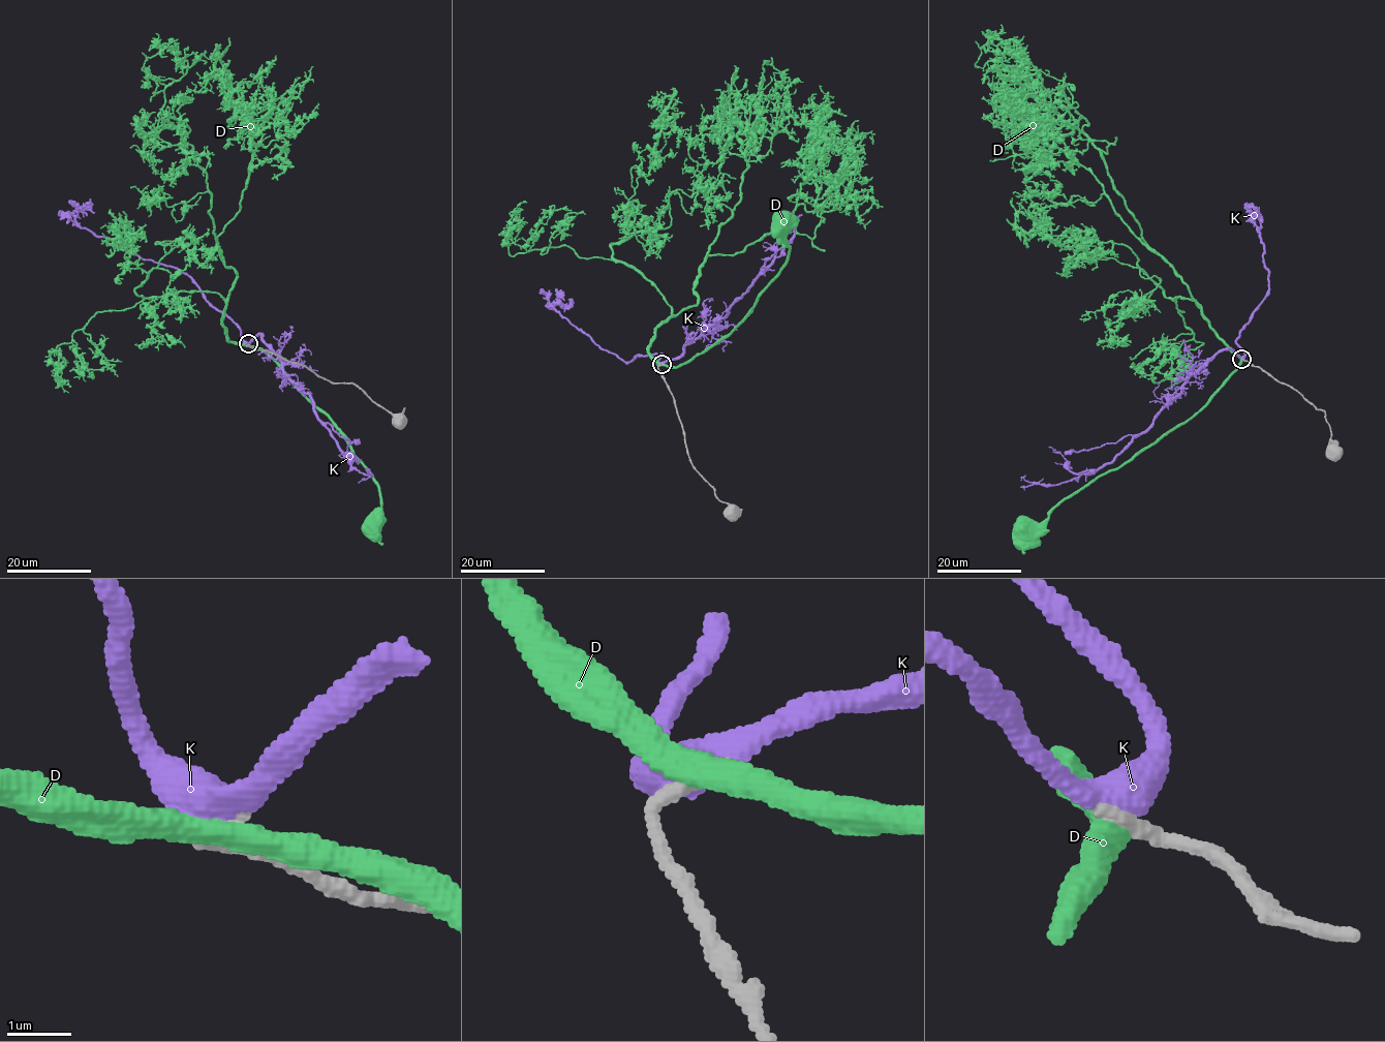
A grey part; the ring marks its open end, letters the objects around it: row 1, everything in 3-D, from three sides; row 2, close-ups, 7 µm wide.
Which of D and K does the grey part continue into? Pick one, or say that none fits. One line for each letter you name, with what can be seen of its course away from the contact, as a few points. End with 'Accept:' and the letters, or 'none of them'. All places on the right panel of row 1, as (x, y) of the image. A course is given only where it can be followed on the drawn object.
K: Its course: (1242, 359), (1222, 348), (1190, 376), (1153, 424), (1110, 462), (1058, 484), (1036, 483), (1024, 490)
Accept: K

